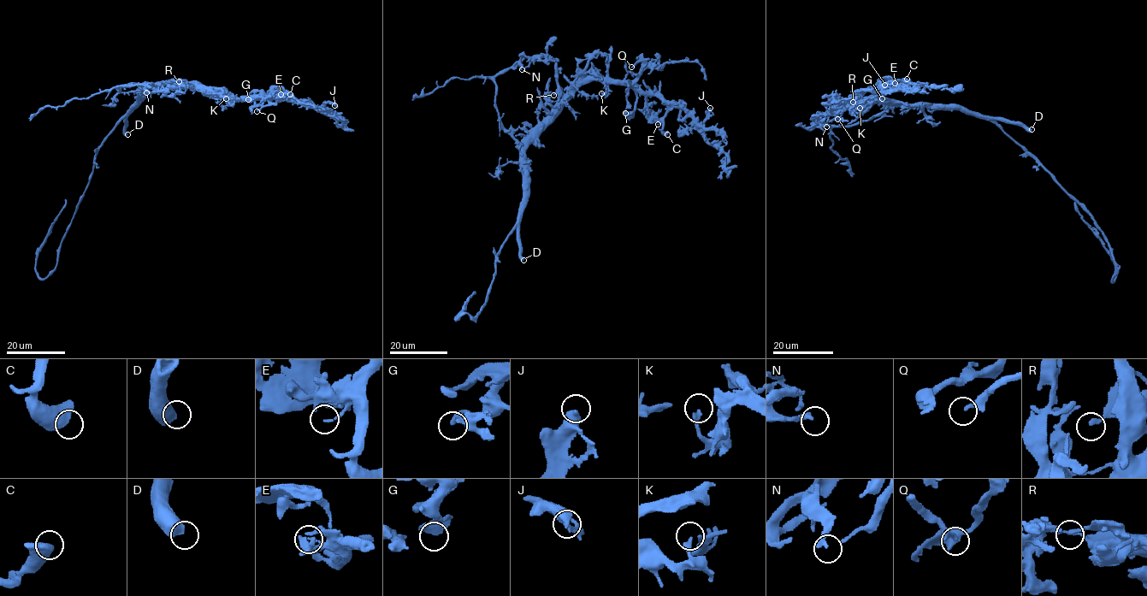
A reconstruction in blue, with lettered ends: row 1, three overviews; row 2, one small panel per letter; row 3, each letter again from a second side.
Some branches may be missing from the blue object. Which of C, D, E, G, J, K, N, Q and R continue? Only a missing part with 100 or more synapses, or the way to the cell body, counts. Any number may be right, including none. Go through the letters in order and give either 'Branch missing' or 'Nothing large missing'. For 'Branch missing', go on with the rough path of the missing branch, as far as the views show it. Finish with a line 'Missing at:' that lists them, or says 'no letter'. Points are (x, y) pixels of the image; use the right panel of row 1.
C: Nothing large missing
D: Branch missing
E: Nothing large missing
G: Nothing large missing
J: Nothing large missing
K: Nothing large missing
N: Nothing large missing
Q: Nothing large missing
R: Nothing large missing
Missing at: D

